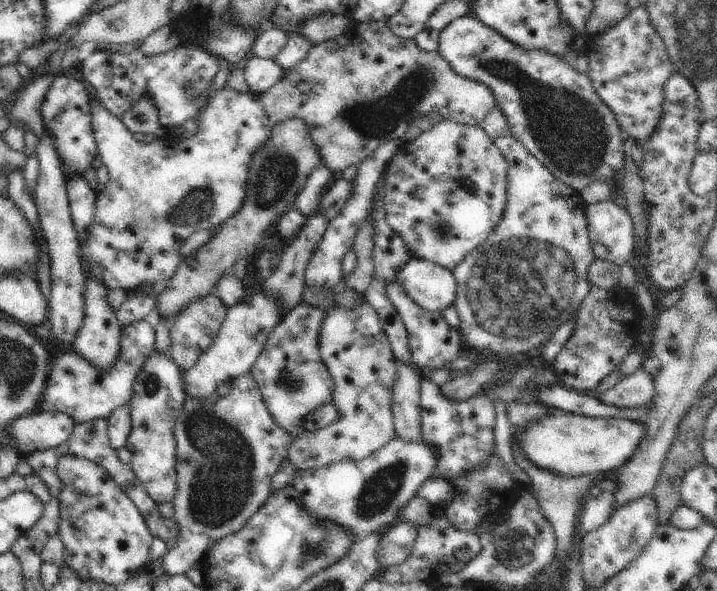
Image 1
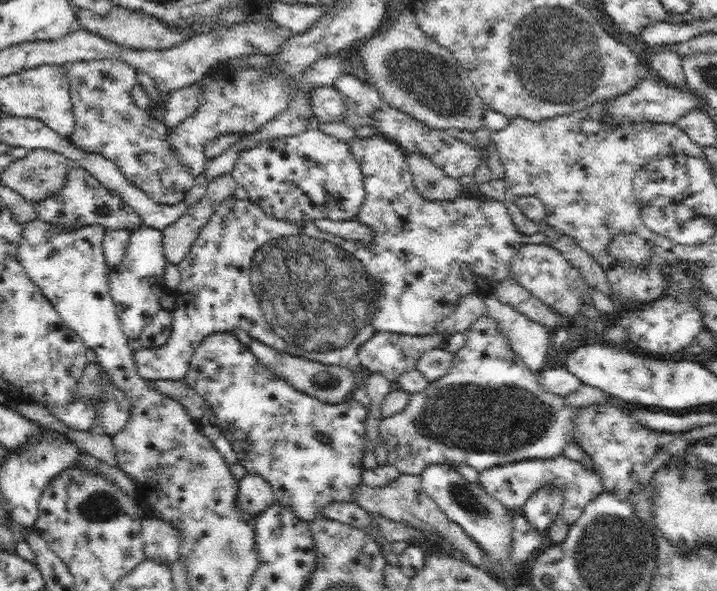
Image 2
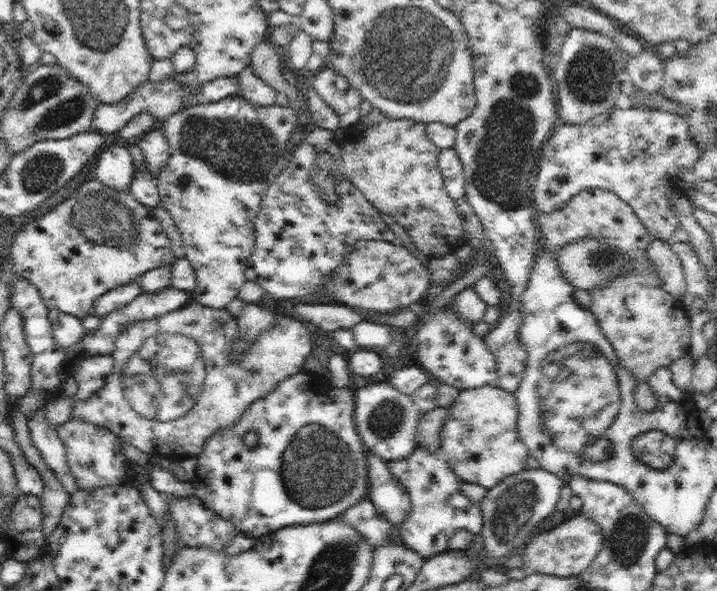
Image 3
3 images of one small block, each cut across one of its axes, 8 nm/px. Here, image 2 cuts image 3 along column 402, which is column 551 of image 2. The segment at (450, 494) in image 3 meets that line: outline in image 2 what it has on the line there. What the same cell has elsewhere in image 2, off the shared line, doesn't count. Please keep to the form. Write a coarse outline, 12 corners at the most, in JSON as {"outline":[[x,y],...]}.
{"outline":[[563,454],[488,468],[479,484],[510,511],[547,485],[564,495],[546,530],[567,538],[586,504],[606,492],[593,467]]}

